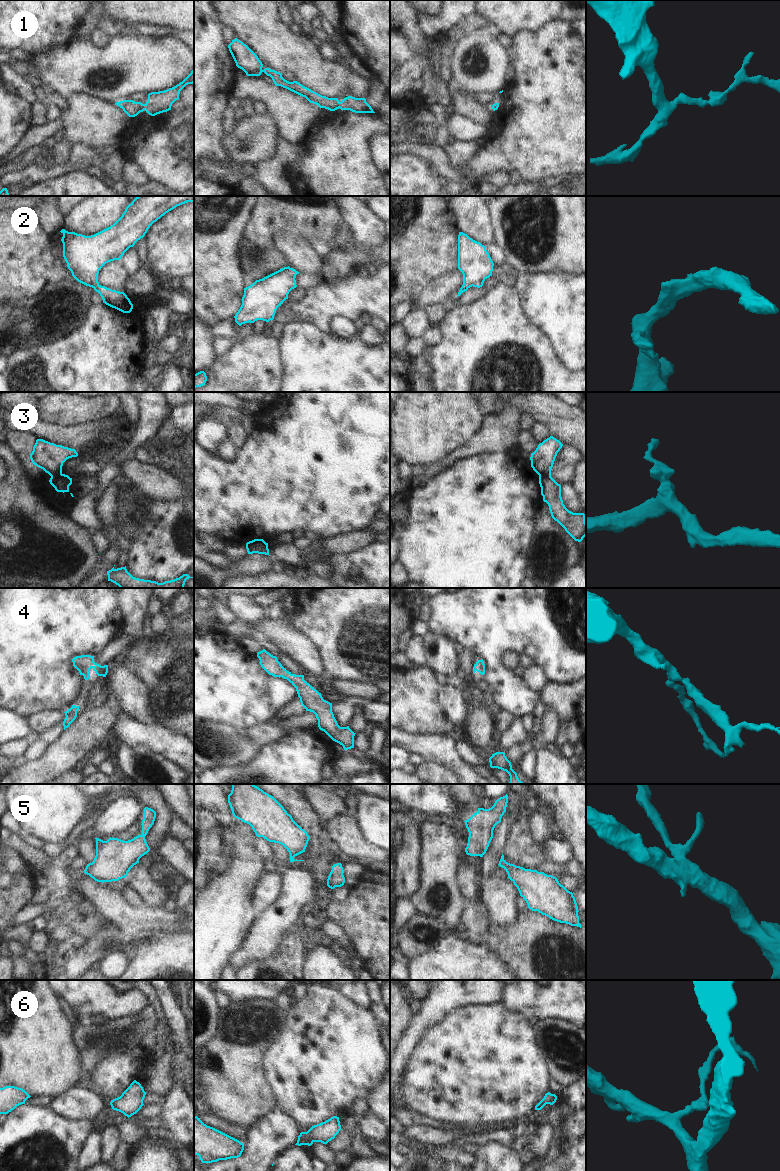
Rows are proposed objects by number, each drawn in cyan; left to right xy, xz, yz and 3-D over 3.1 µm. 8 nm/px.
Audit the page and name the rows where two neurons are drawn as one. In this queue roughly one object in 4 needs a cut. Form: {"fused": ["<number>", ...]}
{"fused": ["3"]}

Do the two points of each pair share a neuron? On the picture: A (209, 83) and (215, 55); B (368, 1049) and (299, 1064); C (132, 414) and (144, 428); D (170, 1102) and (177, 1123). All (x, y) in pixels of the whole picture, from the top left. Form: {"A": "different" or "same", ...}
{"A": "same", "B": "same", "C": "different", "D": "same"}

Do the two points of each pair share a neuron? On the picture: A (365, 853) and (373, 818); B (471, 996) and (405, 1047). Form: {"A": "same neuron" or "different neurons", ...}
{"A": "different neurons", "B": "same neuron"}

